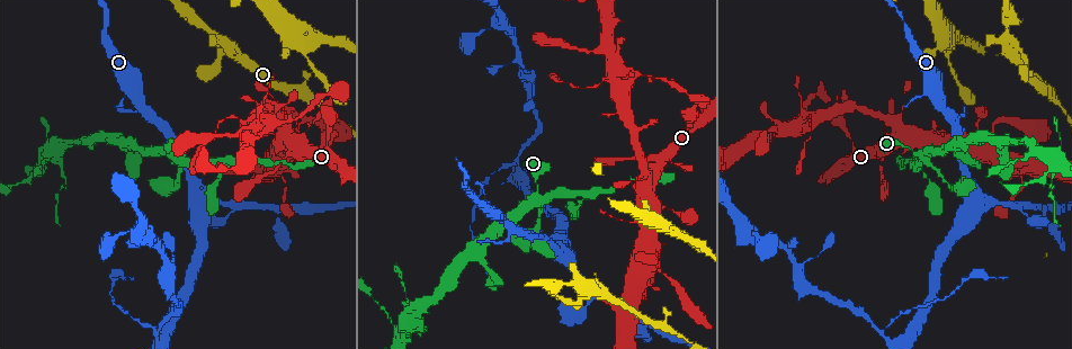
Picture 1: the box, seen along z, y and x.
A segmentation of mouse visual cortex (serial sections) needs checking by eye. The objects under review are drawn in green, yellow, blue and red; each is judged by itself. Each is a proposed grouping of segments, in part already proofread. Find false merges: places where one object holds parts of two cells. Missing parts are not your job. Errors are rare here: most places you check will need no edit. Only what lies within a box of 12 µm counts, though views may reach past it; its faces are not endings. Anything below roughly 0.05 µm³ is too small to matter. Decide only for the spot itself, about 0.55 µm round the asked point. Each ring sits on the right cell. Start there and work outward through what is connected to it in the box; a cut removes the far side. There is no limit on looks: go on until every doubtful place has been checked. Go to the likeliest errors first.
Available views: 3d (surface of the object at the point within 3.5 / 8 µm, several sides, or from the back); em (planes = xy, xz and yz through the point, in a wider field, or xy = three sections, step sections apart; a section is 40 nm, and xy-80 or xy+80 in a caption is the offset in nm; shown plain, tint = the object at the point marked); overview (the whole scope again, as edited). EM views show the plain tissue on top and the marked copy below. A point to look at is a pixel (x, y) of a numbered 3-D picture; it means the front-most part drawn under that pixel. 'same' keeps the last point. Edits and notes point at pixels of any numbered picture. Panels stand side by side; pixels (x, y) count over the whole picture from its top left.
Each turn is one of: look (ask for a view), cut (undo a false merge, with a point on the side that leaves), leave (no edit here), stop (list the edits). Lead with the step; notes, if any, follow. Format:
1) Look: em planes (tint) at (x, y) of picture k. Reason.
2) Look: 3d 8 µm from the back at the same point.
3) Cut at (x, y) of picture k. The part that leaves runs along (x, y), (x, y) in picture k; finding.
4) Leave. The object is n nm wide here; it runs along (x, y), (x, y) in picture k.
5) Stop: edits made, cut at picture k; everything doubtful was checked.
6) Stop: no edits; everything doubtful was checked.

Look: 3d 8 µm at (516, 160) of picture 1. Calibre changes.

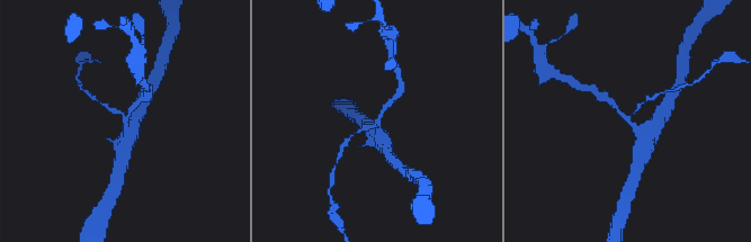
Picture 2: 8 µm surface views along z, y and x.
Look: em planes (tint) at (376, 121) of picture 2. 3 arms meet here; the arms are 150, 200, 500 nm wide; shape alone is not enough.

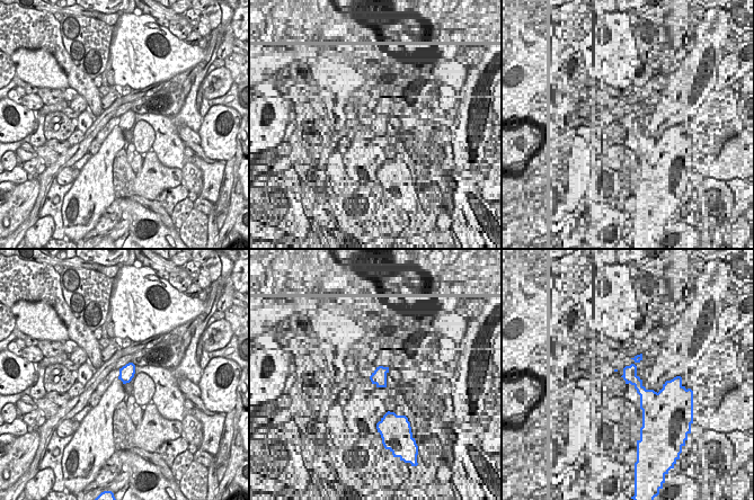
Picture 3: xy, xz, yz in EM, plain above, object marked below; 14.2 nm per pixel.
Cut at (638, 106) of picture 2. The part that leaves runs along (633, 114), (646, 99), (656, 95) in picture 2; a second cell is stuck on.

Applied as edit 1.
Look: overview.

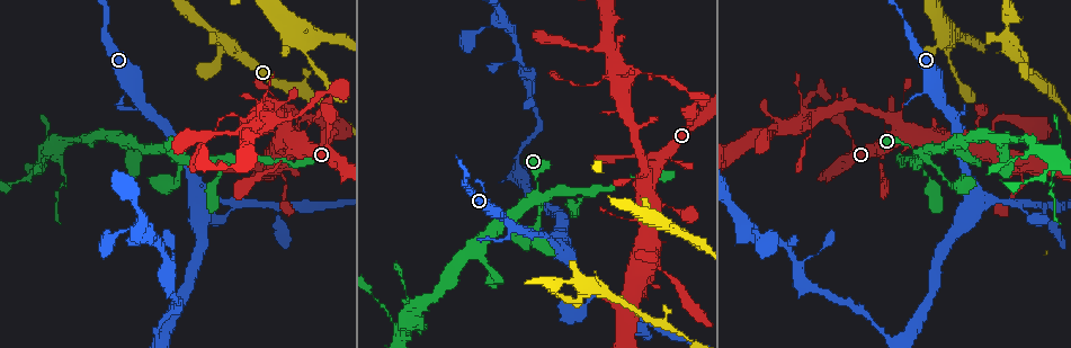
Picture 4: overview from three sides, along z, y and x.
Look: 3d 3.5 µm at (230, 46) of picture 4. Calibre changes.

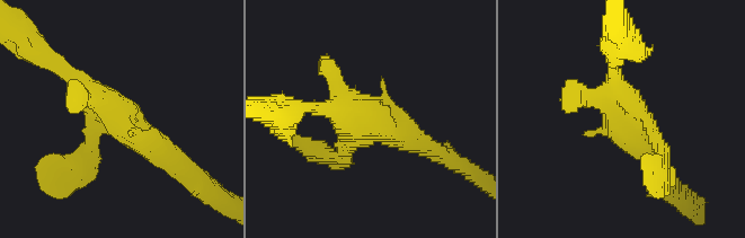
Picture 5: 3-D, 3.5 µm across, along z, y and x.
Look: em xy step 1 (tint) at (376, 120) of picture 5.

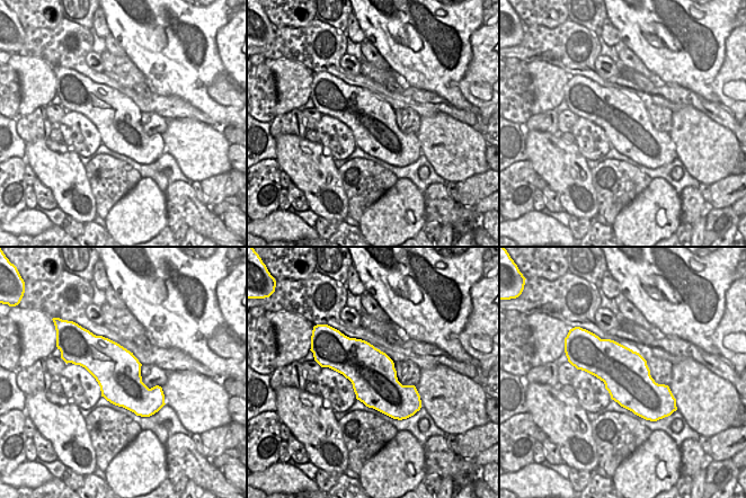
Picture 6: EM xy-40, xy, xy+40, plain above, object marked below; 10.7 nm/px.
Leave. The object is 500 nm wide here; it runs along (178, 167), (64, 70) in picture 5; all the same cell.

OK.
Look: 3d 3.5 µm at (269, 122) of picture 4. Looks like a crossing.

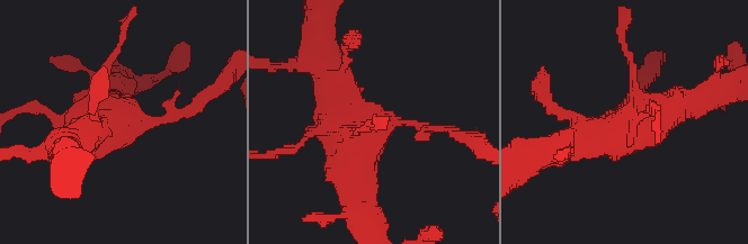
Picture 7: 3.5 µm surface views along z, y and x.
Look: em xy step 1 (tint) at (124, 119) of picture 7.

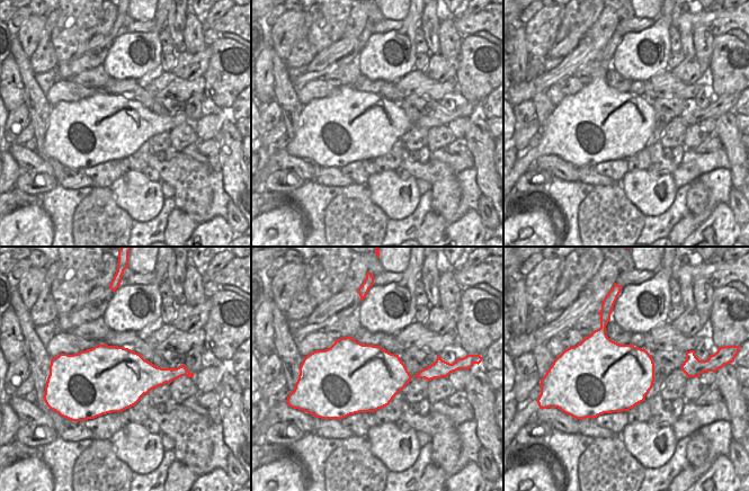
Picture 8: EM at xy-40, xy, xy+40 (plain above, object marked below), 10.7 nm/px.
Leave. It runs along (711, 95), (628, 132), (578, 139) in picture 7; all the same cell.

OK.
Look: 3d 3.5 µm at (807, 116) of picture 4. Calibre changes.

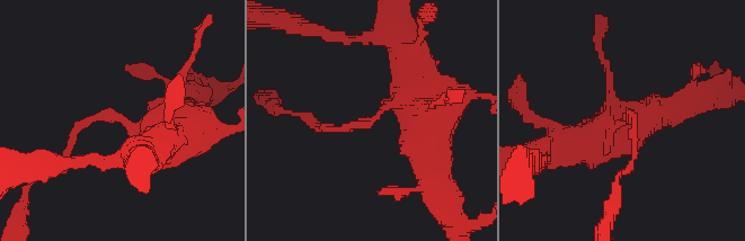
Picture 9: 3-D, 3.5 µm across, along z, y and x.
Look: em xy step 5 (tint) at (119, 119) of picture 9. The arms are 100, 700 nm wide.

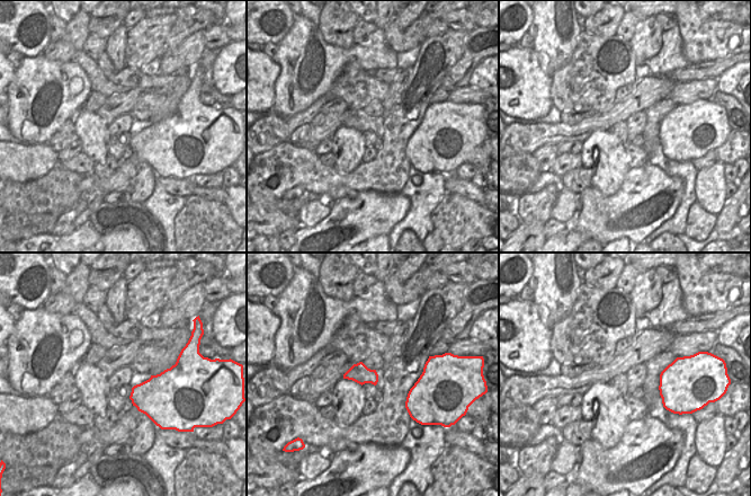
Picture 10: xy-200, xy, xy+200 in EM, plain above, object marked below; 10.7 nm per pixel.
Leave. It runs along (428, 113), (410, 99), (362, 125), (321, 127) in picture 9; all the same cell.

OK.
Stop: edits made, cut at picture 2; everything doubtful was checked.

